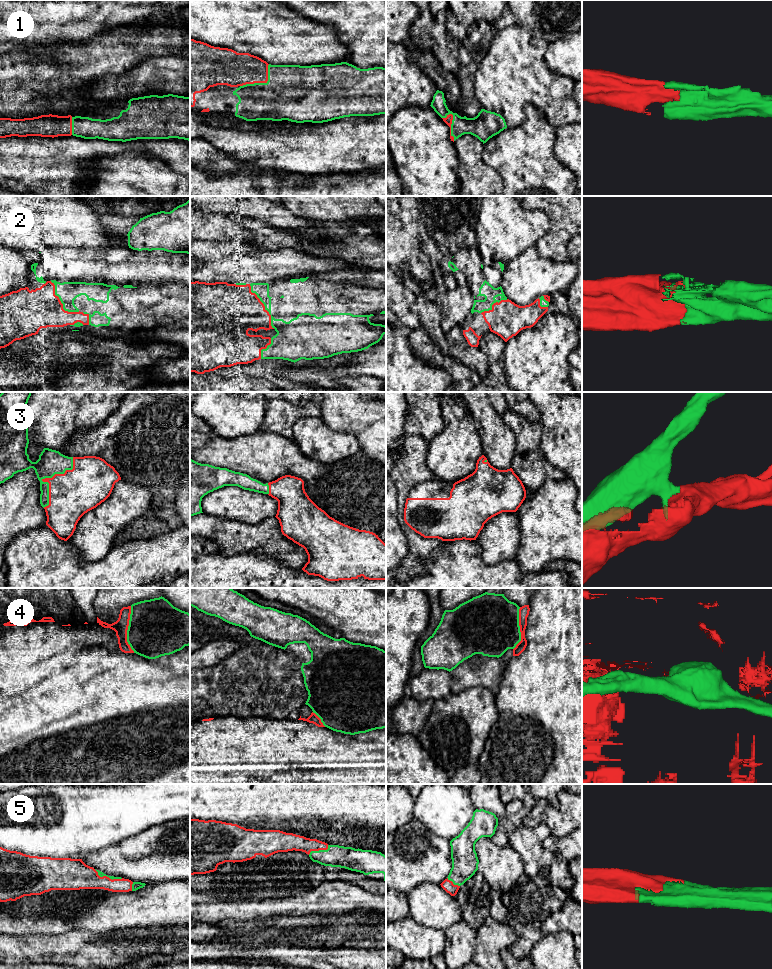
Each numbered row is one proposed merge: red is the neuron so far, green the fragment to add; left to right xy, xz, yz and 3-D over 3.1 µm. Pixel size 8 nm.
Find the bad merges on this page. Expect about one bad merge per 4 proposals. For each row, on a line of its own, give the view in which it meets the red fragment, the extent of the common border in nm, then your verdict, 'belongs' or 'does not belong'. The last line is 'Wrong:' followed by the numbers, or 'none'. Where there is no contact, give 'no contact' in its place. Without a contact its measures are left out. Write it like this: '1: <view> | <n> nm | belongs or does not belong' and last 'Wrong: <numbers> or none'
1: xz | 300 nm | belongs
2: xz | 420 nm | belongs
3: xy | 480 nm | belongs
4: xy | 380 nm | does not belong
5: xy | 240 nm | belongs
Wrong: 4

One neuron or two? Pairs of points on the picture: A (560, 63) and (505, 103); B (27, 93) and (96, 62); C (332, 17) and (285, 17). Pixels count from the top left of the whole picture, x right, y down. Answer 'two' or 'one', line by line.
A: two
B: one
C: two

